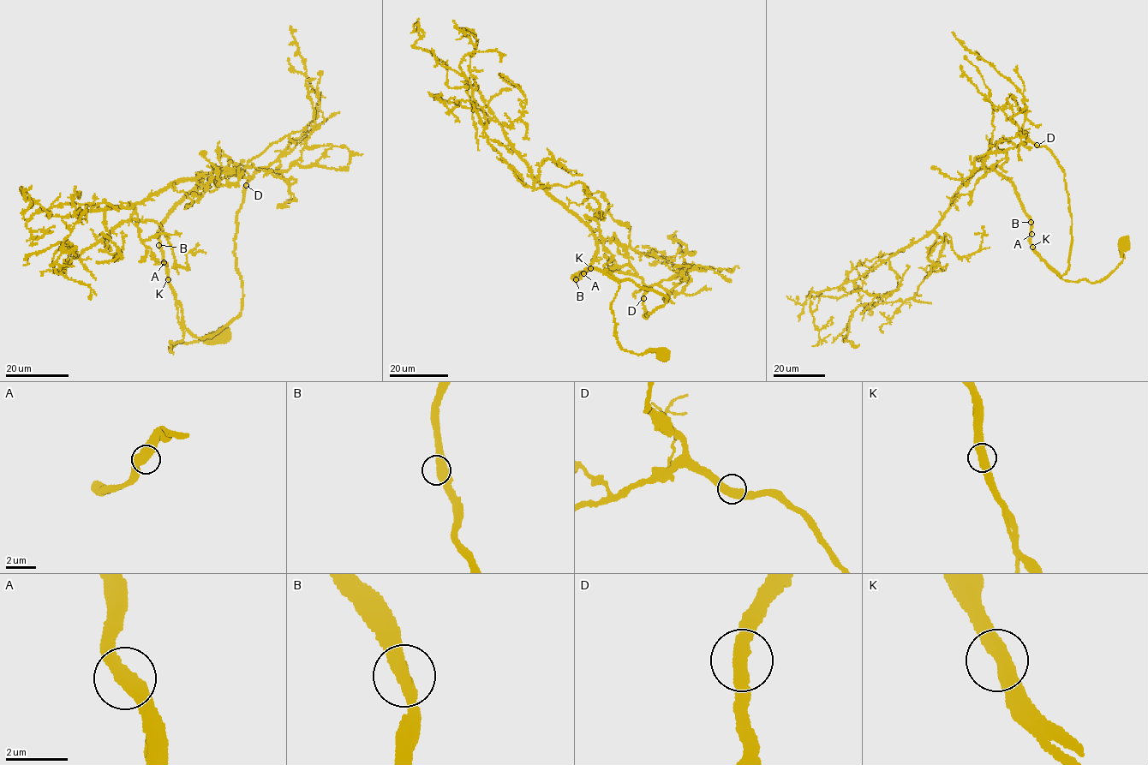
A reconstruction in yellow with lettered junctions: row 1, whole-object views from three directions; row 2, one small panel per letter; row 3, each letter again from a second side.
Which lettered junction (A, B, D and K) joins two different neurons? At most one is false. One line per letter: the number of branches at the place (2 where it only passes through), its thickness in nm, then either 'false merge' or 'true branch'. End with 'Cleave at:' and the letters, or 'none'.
A: 2 | 440 nm | true branch
B: 2 | 460 nm | true branch
D: 2 | 440 nm | true branch
K: 2 | 440 nm | true branch
Cleave at: none

